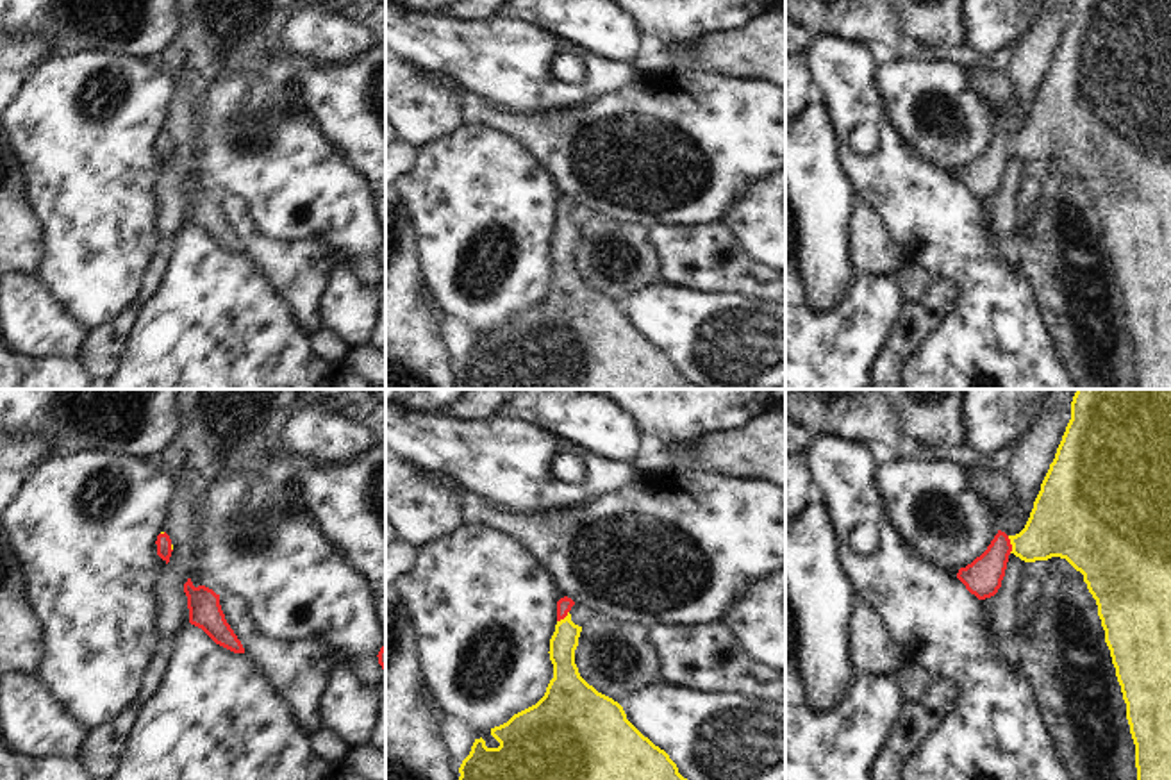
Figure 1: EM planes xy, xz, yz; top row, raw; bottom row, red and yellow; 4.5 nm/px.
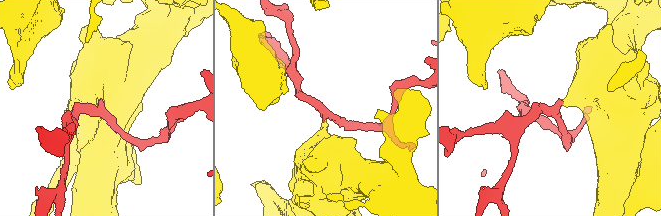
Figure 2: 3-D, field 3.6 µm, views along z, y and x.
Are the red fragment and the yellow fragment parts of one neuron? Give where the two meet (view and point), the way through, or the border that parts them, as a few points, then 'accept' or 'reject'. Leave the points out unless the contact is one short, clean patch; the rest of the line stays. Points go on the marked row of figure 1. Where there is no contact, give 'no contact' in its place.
contact yz (1011, 545); way yz (982, 577), (1011, 545), (1030, 545), (1061, 523); accept

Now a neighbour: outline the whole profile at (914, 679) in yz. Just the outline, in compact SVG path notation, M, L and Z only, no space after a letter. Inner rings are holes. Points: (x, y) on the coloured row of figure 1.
M905 660L900 669L900 685L907 700L919 700L928 685L934 682L932 675L918 660Z

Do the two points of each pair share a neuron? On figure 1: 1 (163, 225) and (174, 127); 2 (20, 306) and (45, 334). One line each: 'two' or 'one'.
1: one
2: one

